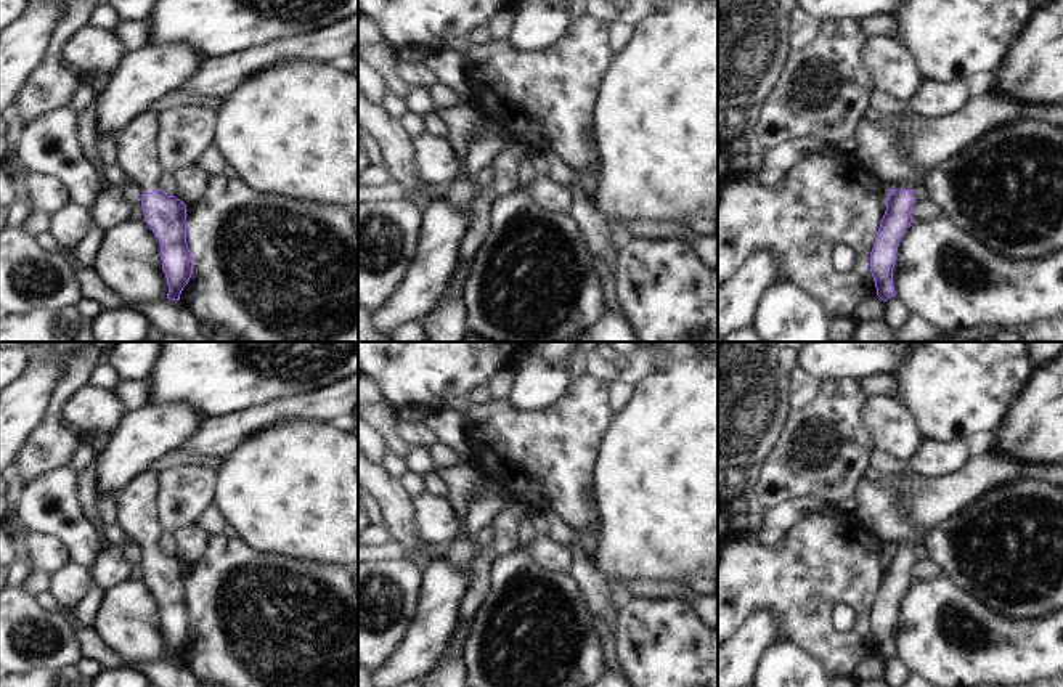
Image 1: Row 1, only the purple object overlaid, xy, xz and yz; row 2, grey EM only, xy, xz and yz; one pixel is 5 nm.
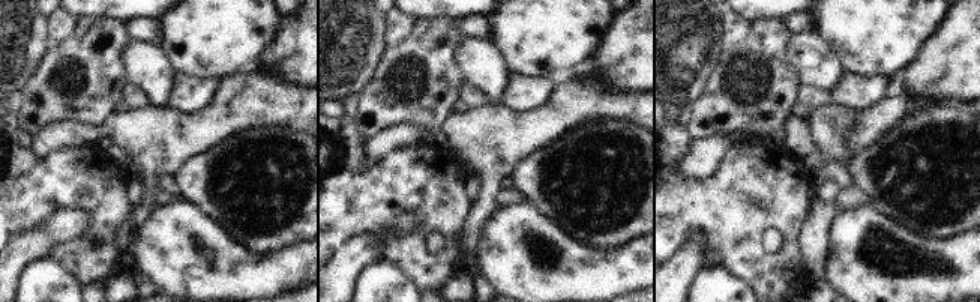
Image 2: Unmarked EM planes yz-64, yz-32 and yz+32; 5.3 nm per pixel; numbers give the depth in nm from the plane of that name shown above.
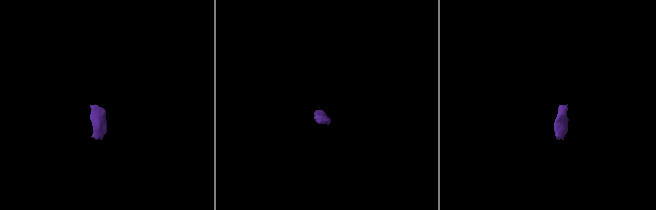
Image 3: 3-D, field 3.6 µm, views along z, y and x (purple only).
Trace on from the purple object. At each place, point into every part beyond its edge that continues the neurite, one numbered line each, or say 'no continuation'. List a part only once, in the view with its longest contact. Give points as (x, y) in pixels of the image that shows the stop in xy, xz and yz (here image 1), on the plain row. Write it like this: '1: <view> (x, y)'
1: yz (904, 508)

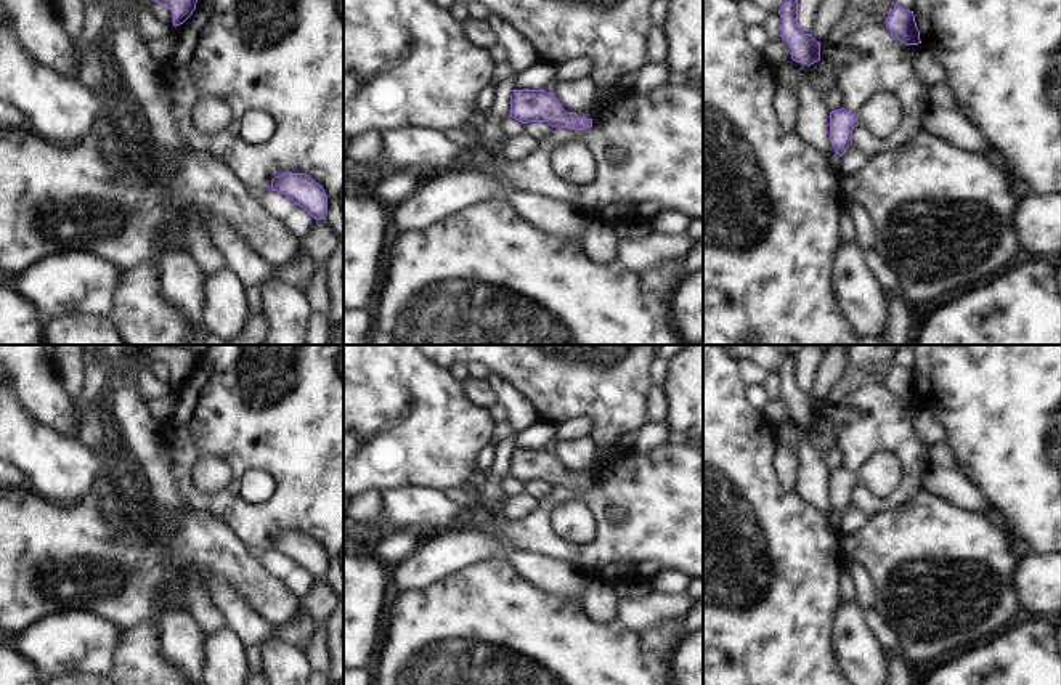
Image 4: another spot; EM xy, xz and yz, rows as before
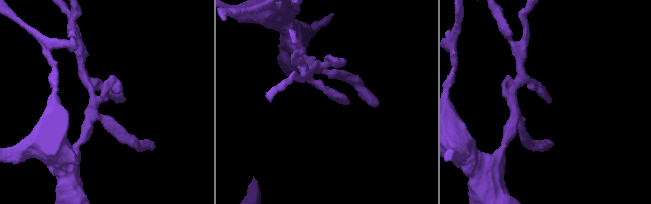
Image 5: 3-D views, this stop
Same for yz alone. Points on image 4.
1: yz (882, 474)

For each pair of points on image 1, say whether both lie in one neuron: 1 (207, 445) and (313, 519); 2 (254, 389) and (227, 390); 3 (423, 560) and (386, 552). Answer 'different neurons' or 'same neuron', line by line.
1: different neurons
2: same neuron
3: same neuron

